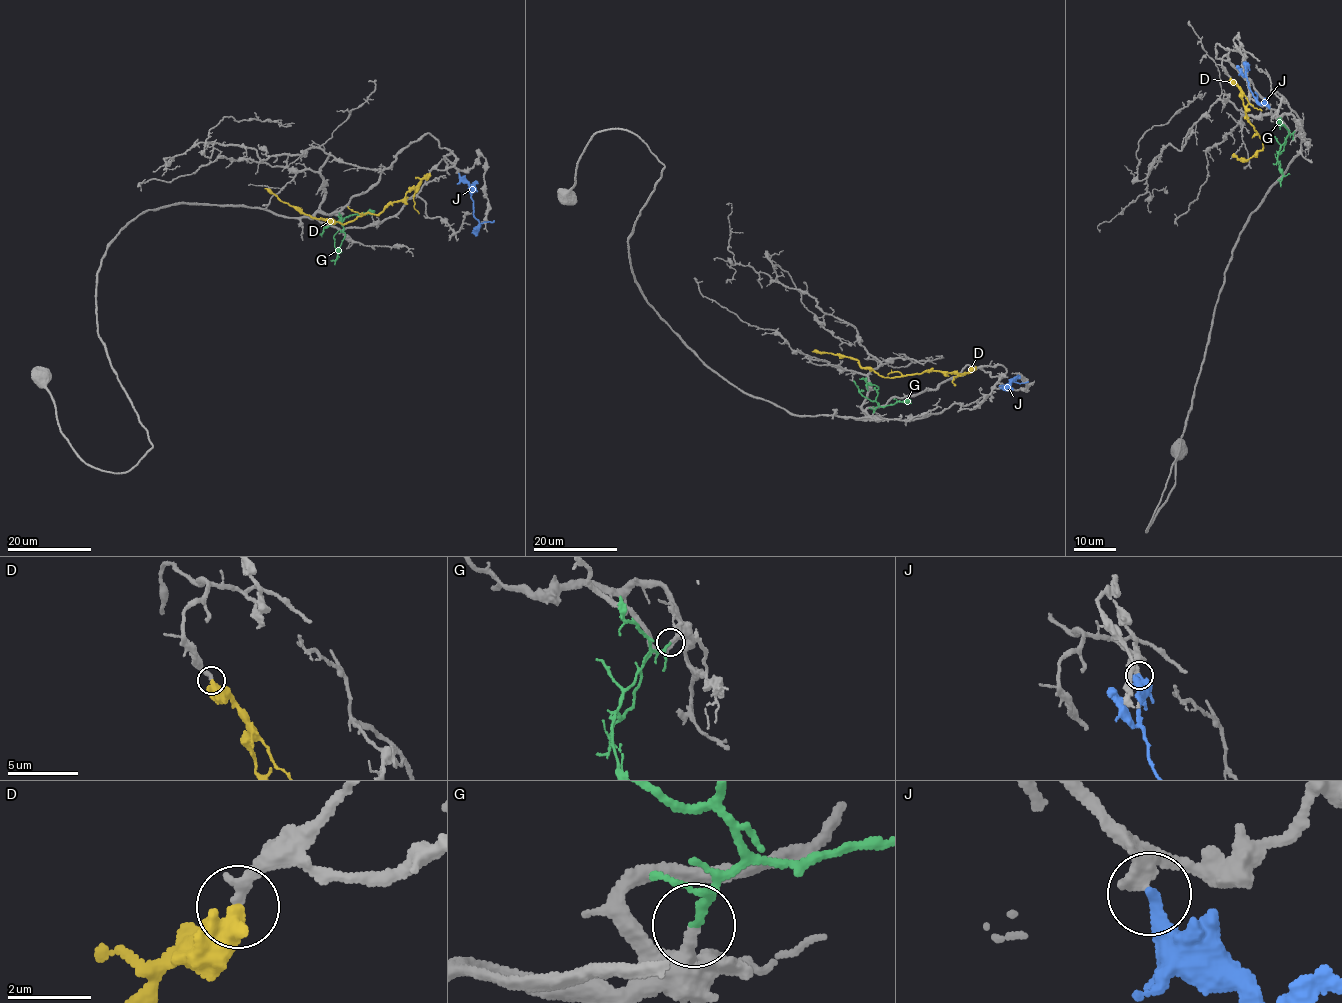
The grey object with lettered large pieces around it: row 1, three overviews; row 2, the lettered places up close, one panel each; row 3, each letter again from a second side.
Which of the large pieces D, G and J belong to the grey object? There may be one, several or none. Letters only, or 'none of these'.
D, G

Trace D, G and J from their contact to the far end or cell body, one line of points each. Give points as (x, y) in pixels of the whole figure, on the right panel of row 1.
D: (1230, 77), (1241, 90), (1247, 119), (1261, 139), (1262, 149), (1246, 161), (1238, 160), (1234, 155)
G: (1295, 131), (1289, 135), (1278, 152), (1279, 170), (1280, 163), (1275, 154)
J: (1246, 62), (1252, 95), (1269, 108)

